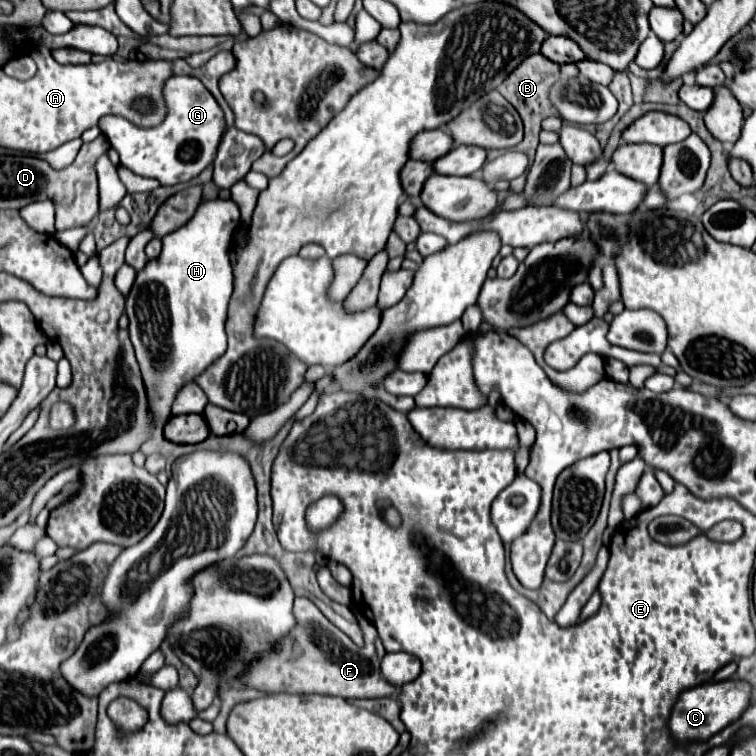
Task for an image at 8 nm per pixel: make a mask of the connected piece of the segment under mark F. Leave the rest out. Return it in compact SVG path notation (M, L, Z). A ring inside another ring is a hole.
M296 598L294 614L298 616L298 628L294 628L294 636L282 644L282 652L278 652L278 656L266 656L266 660L258 660L258 664L254 664L254 672L246 676L244 684L268 694L330 694L346 700L384 698L396 692L396 688L380 674L380 660L374 650L378 632L372 622L366 620L364 646L360 648L342 630L328 622L328 618L308 598Z

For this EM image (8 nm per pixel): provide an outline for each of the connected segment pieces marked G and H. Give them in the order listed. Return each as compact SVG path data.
M170 76L162 88L166 100L166 118L154 128L140 128L124 116L106 114L98 126L110 146L120 154L120 164L138 176L156 178L162 186L174 186L198 176L216 156L218 142L226 130L224 116L214 96L194 76Z
M208 200L202 202L196 214L188 224L164 236L164 248L158 258L150 260L144 270L138 272L136 282L126 298L126 314L130 318L130 340L136 350L136 358L140 364L148 410L156 428L164 428L164 424L172 416L174 396L182 386L200 376L214 360L218 360L226 352L226 314L228 302L234 292L234 270L230 262L230 248L234 242L234 230L240 224L240 210L234 200Z

